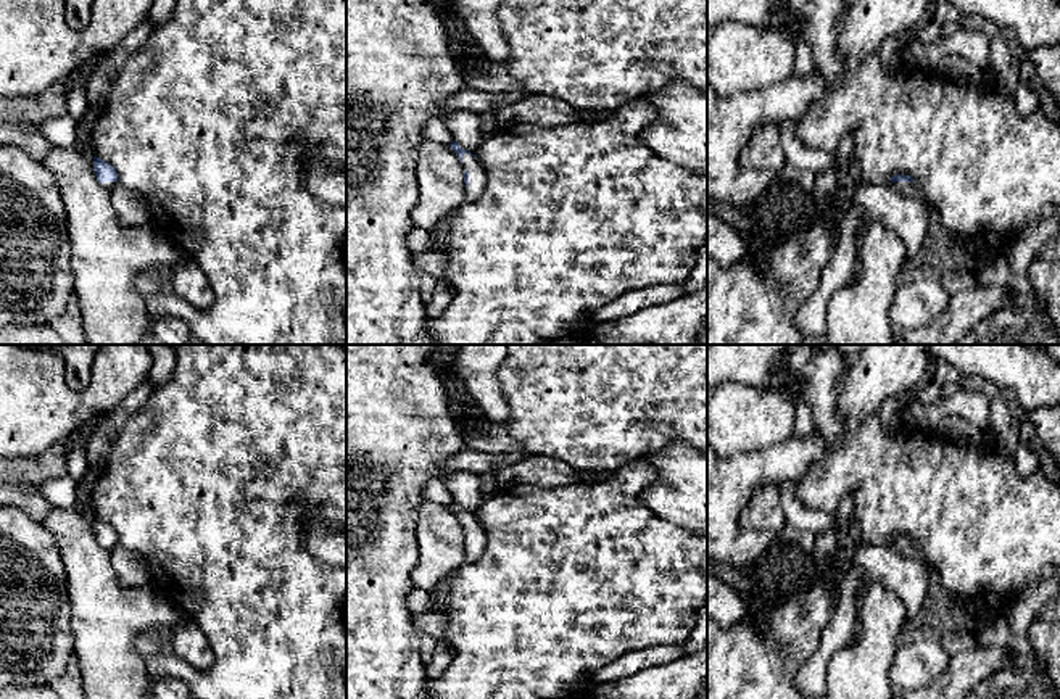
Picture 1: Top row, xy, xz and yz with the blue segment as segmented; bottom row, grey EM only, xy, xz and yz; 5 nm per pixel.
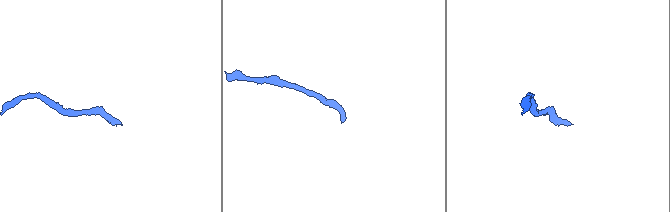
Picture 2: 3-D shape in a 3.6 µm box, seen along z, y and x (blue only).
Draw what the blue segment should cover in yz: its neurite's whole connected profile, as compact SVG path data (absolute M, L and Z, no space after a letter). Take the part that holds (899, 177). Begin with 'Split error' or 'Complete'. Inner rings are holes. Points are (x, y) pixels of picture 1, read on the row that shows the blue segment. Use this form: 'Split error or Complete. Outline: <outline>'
Split error. Outline: M904 174L892 176L888 187L894 188L896 192L909 198L915 198L917 201L921 203L921 206L930 209L920 187L913 184L913 179L910 176L904 176Z

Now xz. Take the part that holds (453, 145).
Split error. Outline: M451 142L449 148L458 155L458 158L464 163L464 184L466 184L466 196L464 203L472 203L480 198L480 193L485 187L485 169L477 159L475 155L459 147L458 142Z

